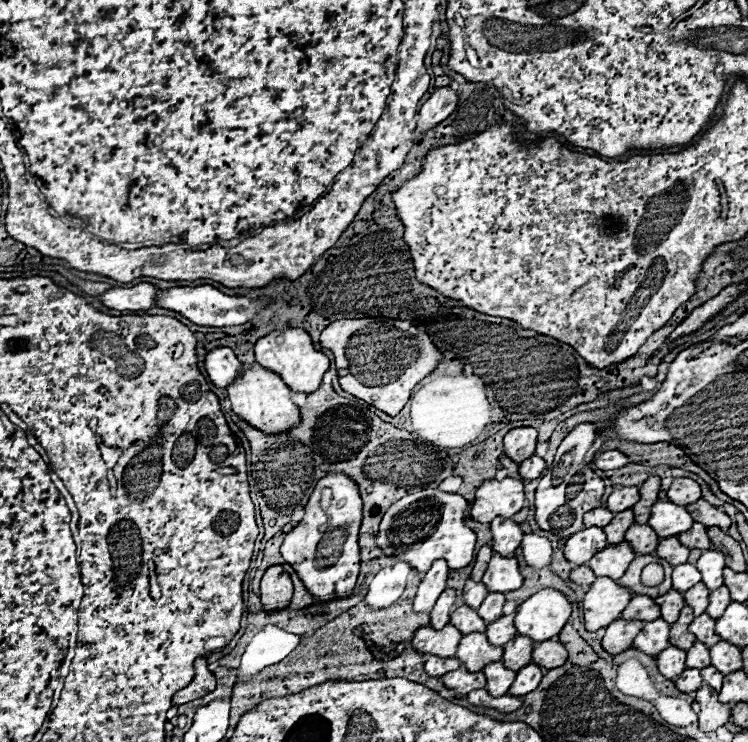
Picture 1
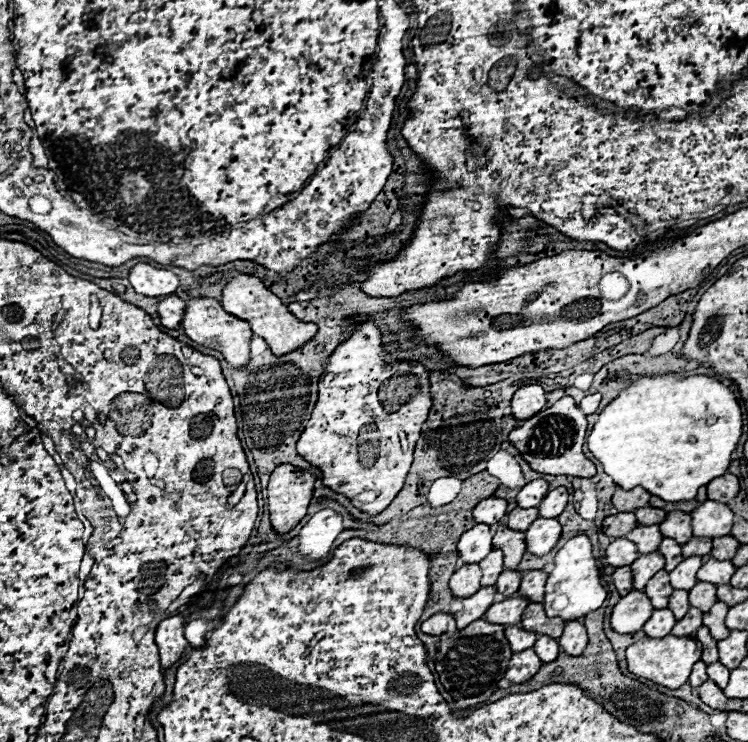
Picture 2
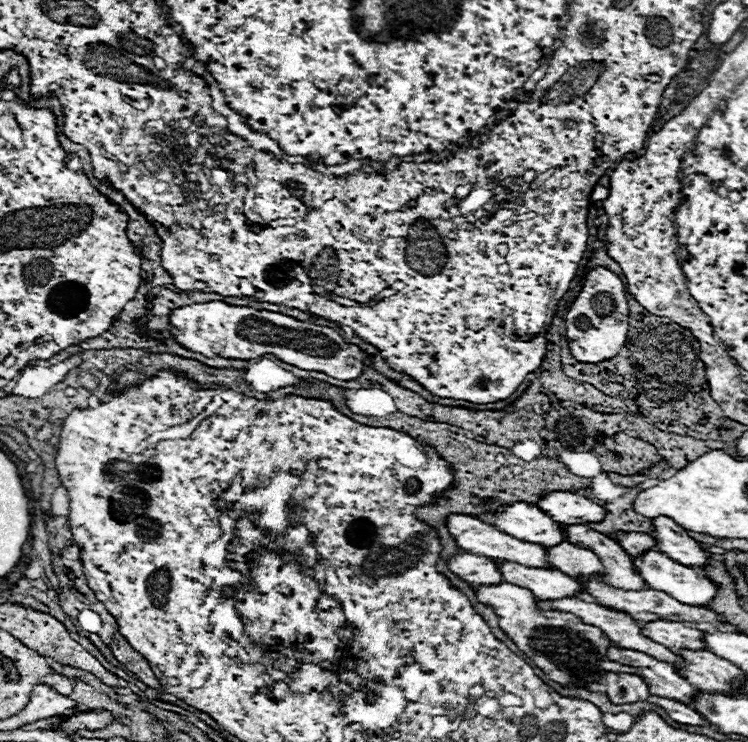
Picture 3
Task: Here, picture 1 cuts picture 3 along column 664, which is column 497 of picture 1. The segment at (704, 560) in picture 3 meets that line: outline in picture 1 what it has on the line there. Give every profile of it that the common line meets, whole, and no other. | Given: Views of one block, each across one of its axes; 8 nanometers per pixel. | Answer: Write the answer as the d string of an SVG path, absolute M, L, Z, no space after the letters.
M494 518L490 522L490 530L492 530L490 546L494 554L500 554L500 556L512 556L524 536L520 530L520 524L512 522L510 518Z

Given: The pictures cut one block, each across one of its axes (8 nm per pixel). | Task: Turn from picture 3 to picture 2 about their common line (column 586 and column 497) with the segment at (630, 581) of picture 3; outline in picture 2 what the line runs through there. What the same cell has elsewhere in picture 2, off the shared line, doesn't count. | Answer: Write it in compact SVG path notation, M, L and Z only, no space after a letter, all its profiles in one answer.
M498 526L492 538L492 546L504 552L504 568L516 570L526 552L524 532L514 532L514 530L508 530L508 526Z

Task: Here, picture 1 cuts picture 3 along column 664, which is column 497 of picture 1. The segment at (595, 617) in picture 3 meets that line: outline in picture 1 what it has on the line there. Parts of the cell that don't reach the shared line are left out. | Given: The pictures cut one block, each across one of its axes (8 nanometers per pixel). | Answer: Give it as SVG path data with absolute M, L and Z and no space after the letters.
M466 634L460 640L456 658L466 666L466 670L482 670L488 662L502 660L502 648L490 646L484 634Z

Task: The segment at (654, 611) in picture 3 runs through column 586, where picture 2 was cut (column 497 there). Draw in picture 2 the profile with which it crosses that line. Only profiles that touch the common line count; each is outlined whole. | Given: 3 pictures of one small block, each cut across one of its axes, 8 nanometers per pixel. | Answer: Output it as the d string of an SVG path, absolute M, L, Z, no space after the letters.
M504 570L496 582L496 592L502 598L510 598L512 594L516 594L518 586L520 586L520 574L516 570Z

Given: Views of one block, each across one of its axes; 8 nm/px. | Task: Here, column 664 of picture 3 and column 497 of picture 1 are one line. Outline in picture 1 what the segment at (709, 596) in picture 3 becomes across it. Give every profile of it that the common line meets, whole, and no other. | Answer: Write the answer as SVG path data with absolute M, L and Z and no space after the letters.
M494 554L488 562L488 568L484 572L484 586L488 586L488 592L512 592L522 586L522 574L518 570L518 560L516 558L502 558Z

